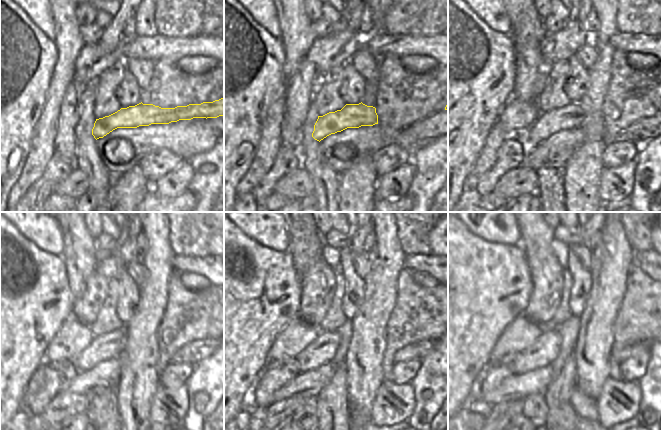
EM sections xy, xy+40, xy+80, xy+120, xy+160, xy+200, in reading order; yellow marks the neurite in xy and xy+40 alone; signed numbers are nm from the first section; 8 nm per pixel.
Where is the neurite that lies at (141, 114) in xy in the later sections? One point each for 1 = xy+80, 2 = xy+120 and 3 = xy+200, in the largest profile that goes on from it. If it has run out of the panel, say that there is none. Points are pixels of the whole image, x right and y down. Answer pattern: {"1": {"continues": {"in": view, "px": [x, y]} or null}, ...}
{"1": {"continues": {"in": "xy+80", "px": [571, 116]}}, "2": {"continues": {"in": "xy+120", "px": [109, 345]}}, "3": {"continues": {"in": "xy+200", "px": [543, 352]}}}

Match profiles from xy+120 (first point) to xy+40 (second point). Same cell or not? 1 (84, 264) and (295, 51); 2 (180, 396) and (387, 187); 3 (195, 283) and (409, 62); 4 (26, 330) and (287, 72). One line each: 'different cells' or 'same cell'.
1: same cell
2: same cell
3: same cell
4: different cells

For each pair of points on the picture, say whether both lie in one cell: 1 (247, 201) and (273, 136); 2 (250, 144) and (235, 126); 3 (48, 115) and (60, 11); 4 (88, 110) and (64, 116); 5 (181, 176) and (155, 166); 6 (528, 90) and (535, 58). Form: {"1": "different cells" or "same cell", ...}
{"1": "same cell", "2": "same cell", "3": "same cell", "4": "different cells", "5": "different cells", "6": "same cell"}

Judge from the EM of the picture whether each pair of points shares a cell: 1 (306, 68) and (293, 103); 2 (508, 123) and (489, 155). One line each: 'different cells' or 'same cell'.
1: same cell
2: different cells

